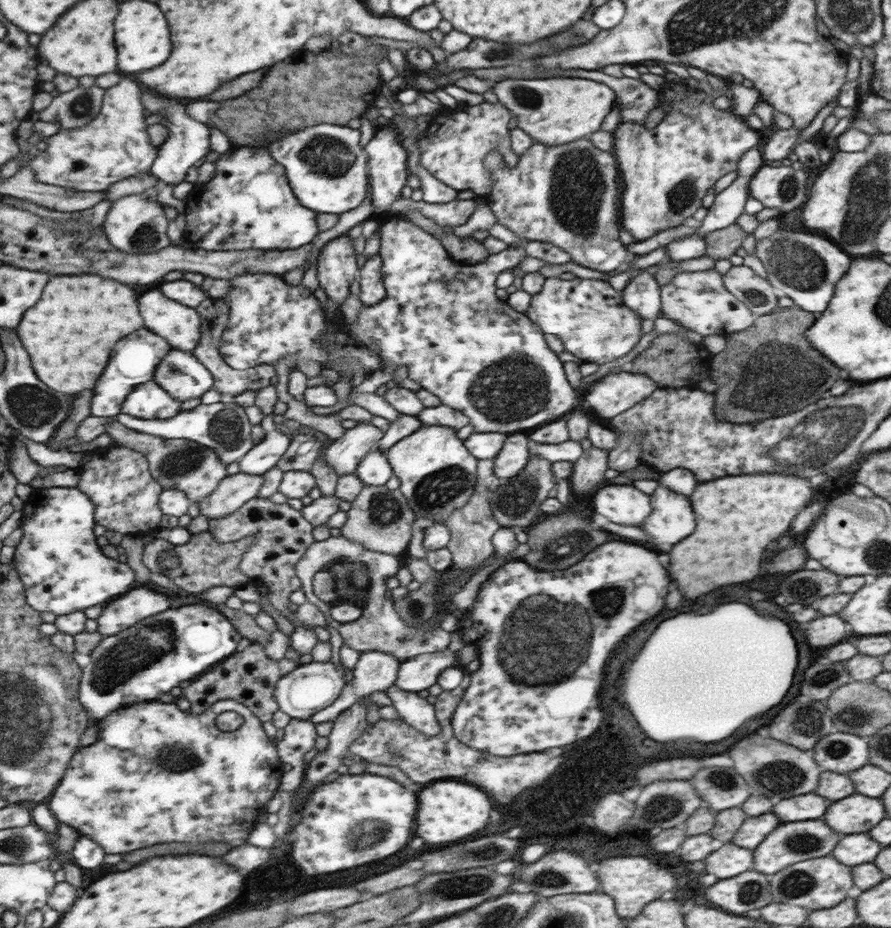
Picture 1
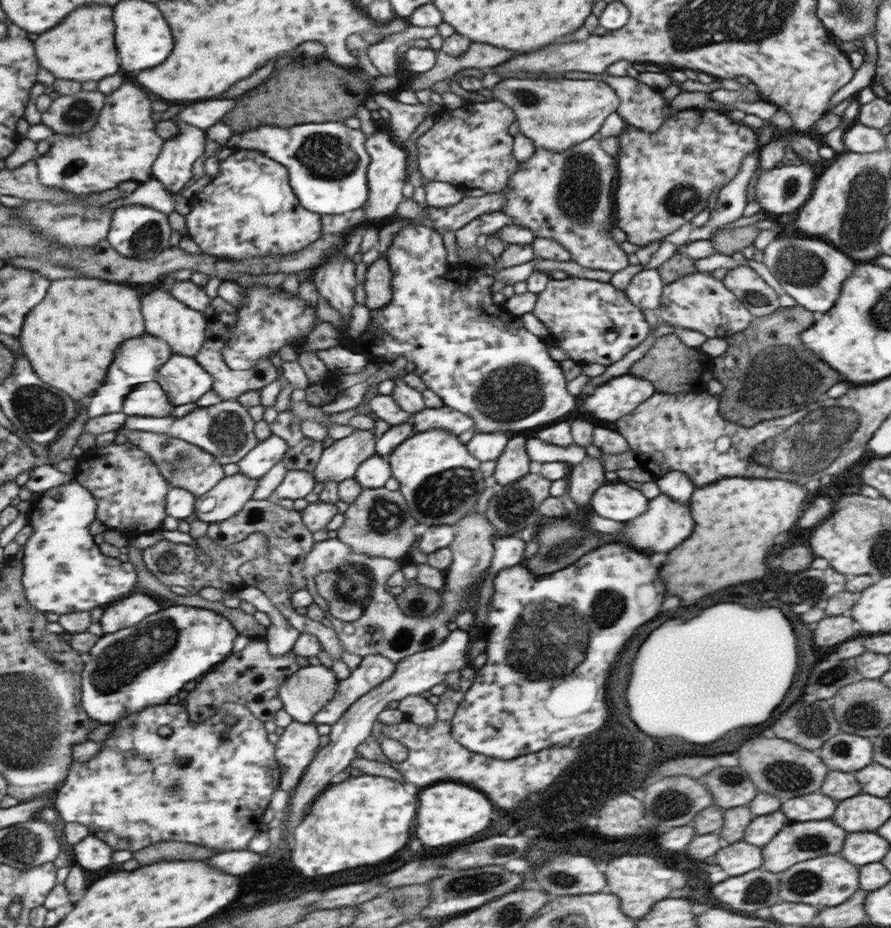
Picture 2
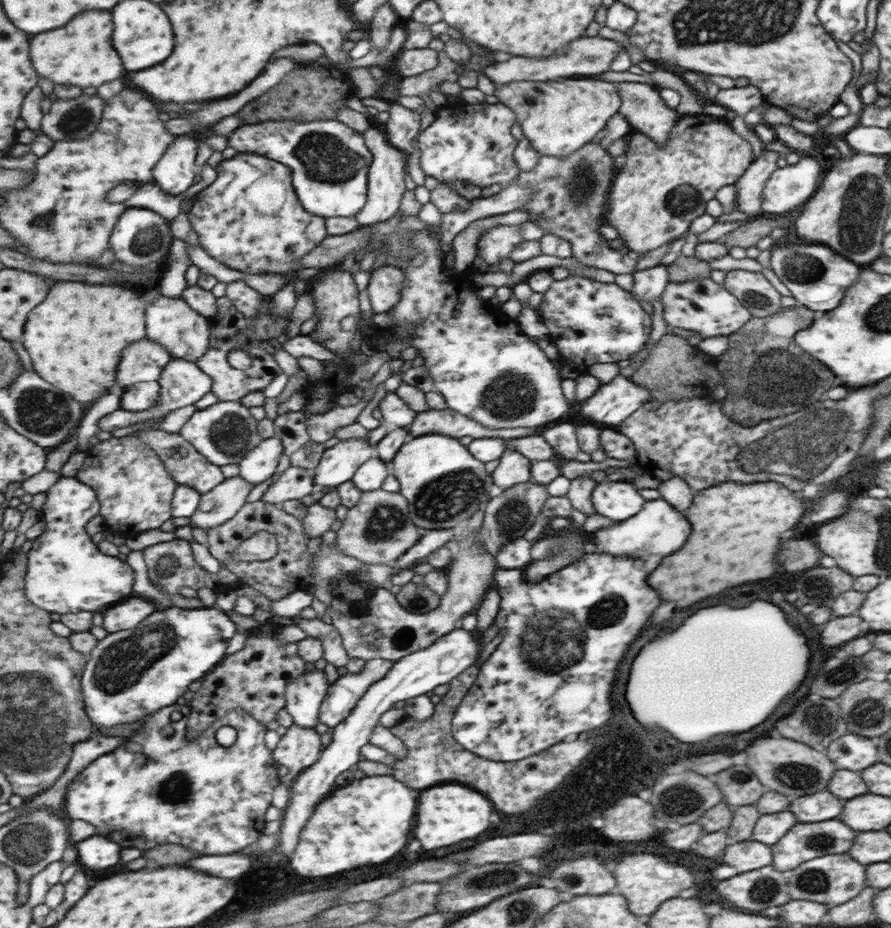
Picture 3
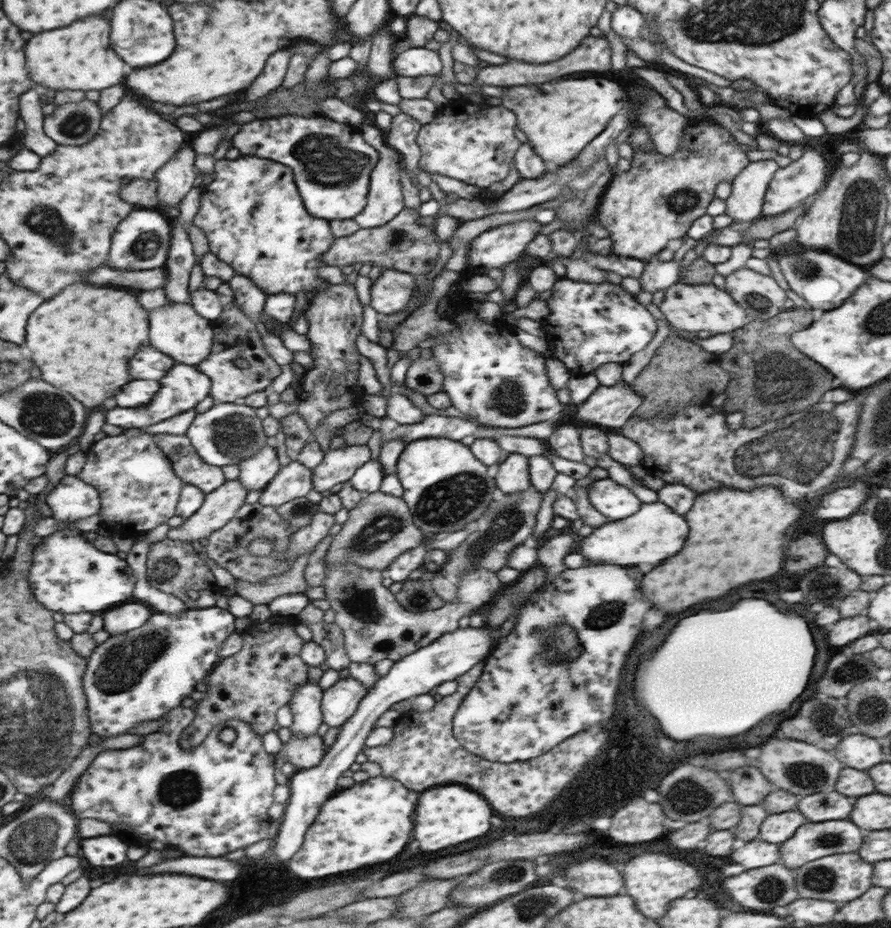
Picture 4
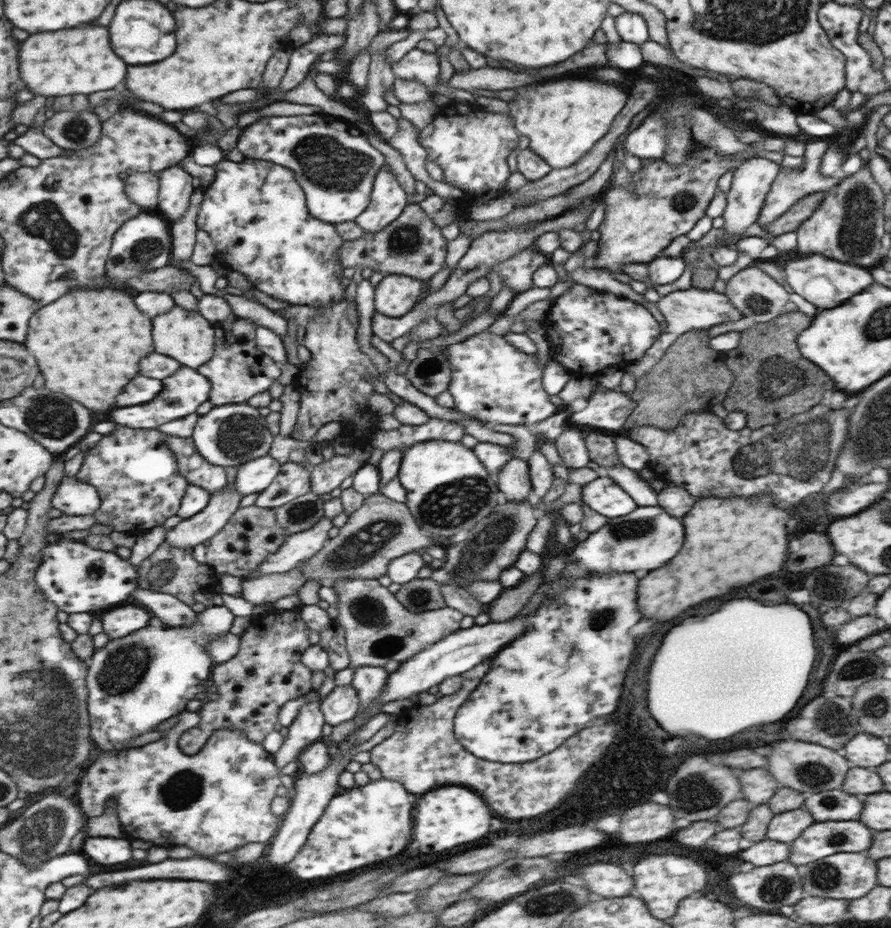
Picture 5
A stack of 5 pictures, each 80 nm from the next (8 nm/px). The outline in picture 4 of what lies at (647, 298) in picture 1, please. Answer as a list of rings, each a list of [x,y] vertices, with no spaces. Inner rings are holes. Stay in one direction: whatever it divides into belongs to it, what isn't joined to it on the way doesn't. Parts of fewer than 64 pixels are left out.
[[[651,261],[638,276],[636,282],[640,285],[642,292],[652,294],[655,290],[664,290],[668,286],[677,283],[679,263],[670,261]]]

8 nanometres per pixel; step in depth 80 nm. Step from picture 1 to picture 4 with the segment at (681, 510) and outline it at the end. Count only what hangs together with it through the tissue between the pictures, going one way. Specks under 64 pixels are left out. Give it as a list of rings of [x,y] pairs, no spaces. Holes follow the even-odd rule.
[[[651,502],[651,504],[643,504],[643,510],[639,510],[639,514],[631,514],[631,518],[609,522],[609,524],[593,529],[593,532],[581,541],[581,547],[576,549],[576,553],[583,556],[585,561],[593,562],[597,566],[605,566],[605,564],[657,566],[661,560],[679,552],[679,548],[685,542],[687,532],[689,532],[687,524],[681,516],[671,512],[661,502]]]

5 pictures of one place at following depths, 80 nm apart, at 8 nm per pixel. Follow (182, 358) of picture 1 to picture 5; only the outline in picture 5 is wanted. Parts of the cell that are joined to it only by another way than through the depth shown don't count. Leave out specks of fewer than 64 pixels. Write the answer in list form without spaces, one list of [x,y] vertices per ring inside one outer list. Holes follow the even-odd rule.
[[[183,365],[173,376],[169,376],[167,380],[162,381],[165,388],[159,394],[159,398],[155,398],[155,400],[151,401],[151,404],[145,404],[145,406],[117,408],[117,410],[111,412],[111,420],[117,422],[117,424],[131,426],[131,428],[157,429],[161,424],[167,424],[168,422],[185,418],[185,416],[197,412],[197,408],[203,402],[210,400],[212,391],[211,381],[206,376],[203,376],[198,369]]]

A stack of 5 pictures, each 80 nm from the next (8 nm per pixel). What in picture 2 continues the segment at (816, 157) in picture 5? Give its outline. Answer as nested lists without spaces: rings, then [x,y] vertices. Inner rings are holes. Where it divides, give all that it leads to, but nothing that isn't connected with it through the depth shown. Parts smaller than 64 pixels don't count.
[[[813,163],[783,165],[765,171],[754,184],[754,198],[764,212],[779,216],[799,209],[810,197],[817,175]]]

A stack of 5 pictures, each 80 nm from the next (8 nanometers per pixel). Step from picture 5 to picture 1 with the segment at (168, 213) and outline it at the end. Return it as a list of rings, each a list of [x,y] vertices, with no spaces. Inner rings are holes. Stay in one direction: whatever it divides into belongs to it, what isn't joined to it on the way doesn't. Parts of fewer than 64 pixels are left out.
[[[161,98],[163,108],[159,110],[159,114],[163,116],[160,123],[169,129],[169,138],[158,148],[158,158],[151,167],[150,172],[163,182],[173,185],[173,187],[181,184],[187,176],[187,172],[191,170],[191,166],[195,166],[195,162],[199,162],[205,154],[209,155],[211,151],[211,127],[205,125],[204,122],[197,122],[187,114],[187,106],[177,100],[177,98]]]

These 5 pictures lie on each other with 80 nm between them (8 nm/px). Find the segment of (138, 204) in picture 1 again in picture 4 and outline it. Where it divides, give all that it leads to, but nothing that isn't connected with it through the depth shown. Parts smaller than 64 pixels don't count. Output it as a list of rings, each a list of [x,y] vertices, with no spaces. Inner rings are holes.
[[[138,208],[123,219],[114,232],[112,247],[108,257],[111,268],[119,270],[151,270],[165,267],[170,256],[173,237],[173,220],[160,210],[153,208]]]

